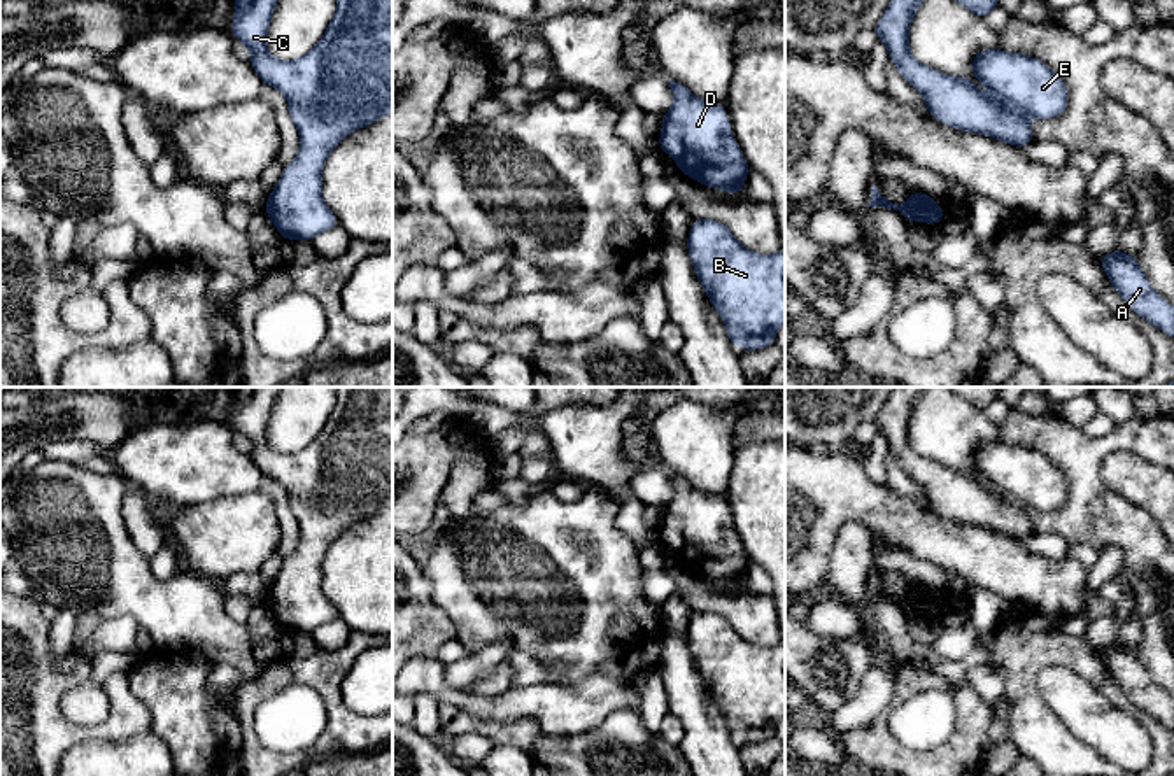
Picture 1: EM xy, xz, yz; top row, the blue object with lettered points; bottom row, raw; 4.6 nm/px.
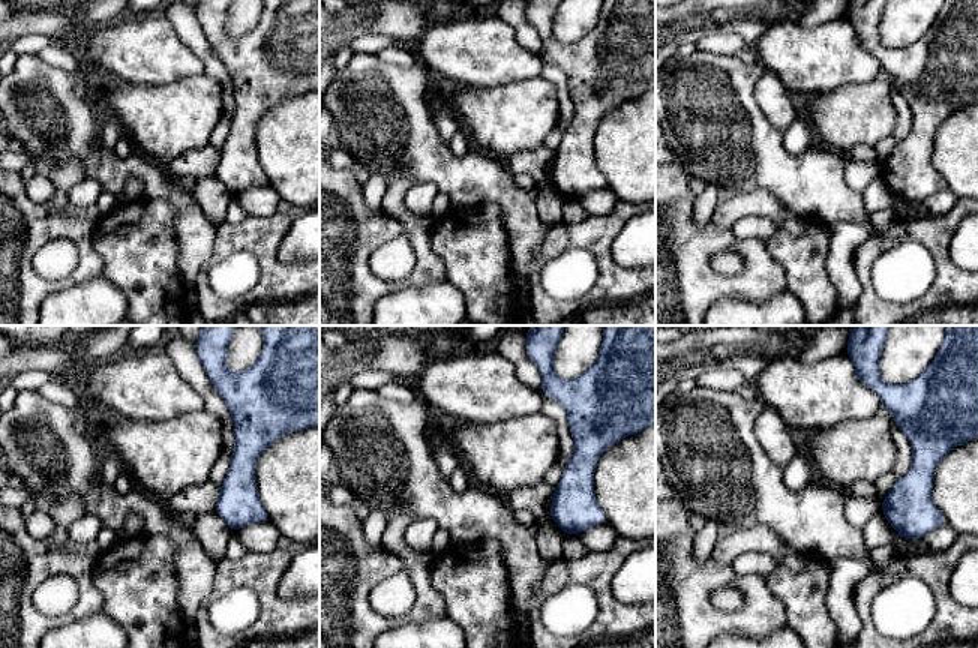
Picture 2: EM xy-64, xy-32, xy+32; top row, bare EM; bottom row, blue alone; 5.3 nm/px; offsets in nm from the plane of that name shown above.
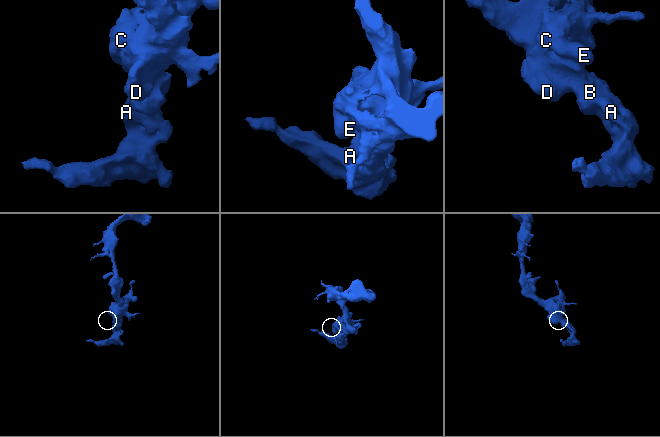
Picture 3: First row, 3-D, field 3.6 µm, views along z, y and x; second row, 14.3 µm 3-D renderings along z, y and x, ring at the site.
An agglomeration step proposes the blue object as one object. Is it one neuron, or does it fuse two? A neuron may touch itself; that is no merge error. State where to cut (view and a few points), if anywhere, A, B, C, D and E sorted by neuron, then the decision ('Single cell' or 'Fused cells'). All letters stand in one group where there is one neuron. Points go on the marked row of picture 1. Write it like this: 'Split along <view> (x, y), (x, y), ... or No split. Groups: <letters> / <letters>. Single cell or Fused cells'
No split. Groups: A B C D E. Single cell

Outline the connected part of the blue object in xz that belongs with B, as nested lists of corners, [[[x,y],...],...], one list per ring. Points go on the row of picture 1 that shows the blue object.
[[[696,219],[685,243],[696,275],[725,324],[731,345],[741,345],[746,352],[776,343],[776,329],[785,326],[785,250],[757,254],[715,219]]]

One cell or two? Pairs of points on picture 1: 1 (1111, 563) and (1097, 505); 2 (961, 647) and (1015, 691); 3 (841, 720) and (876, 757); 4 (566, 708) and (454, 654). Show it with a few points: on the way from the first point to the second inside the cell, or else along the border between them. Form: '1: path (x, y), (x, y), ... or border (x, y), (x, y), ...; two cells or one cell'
1: border (1099, 549), (1120, 550), (1118, 573); two cells
2: border (978, 634), (975, 643); two cells
3: border (885, 706), (868, 727), (847, 731), (838, 743); two cells
4: border (437, 656), (445, 664); two cells

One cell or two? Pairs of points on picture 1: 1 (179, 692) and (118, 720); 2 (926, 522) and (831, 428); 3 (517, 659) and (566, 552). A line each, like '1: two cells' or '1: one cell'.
1: two cells
2: two cells
3: two cells

